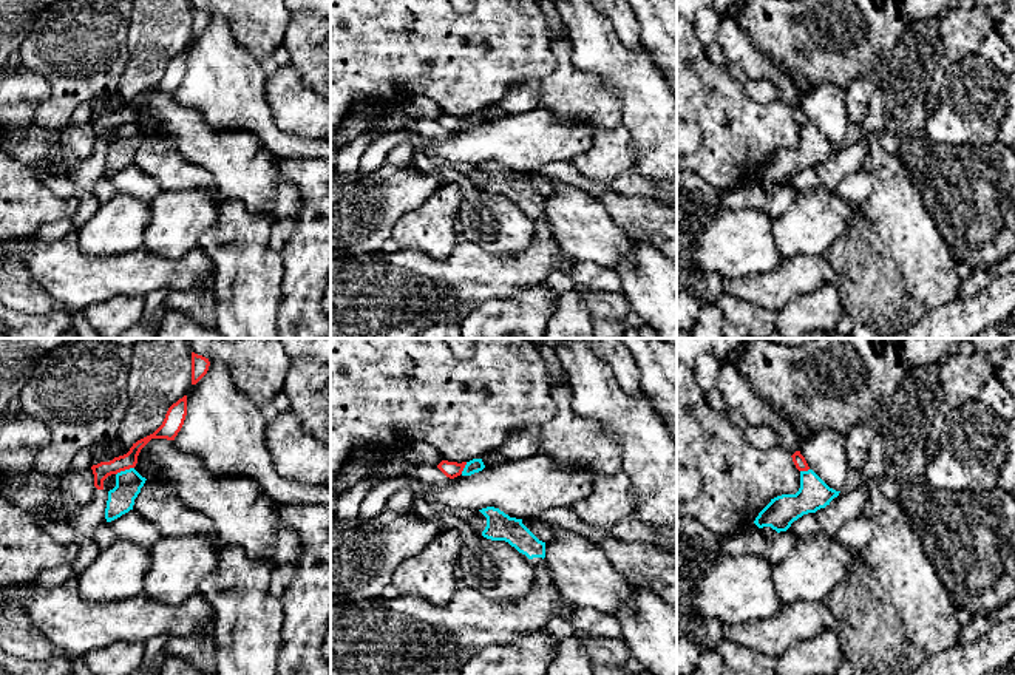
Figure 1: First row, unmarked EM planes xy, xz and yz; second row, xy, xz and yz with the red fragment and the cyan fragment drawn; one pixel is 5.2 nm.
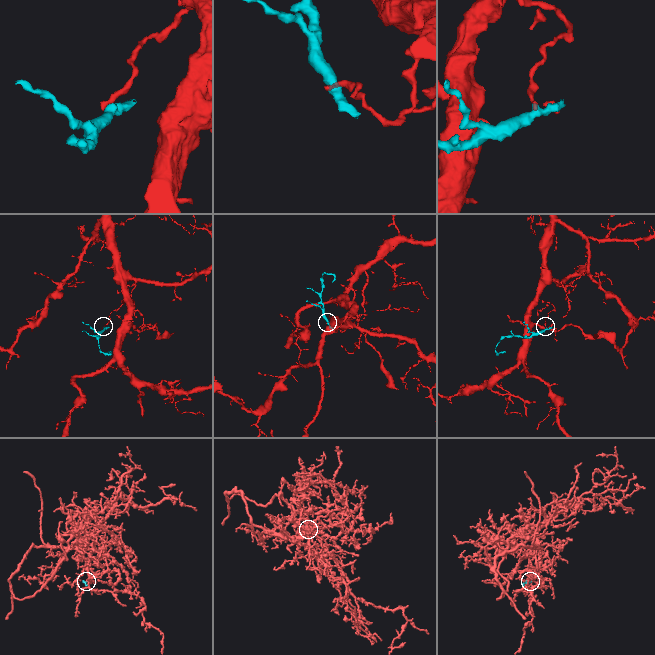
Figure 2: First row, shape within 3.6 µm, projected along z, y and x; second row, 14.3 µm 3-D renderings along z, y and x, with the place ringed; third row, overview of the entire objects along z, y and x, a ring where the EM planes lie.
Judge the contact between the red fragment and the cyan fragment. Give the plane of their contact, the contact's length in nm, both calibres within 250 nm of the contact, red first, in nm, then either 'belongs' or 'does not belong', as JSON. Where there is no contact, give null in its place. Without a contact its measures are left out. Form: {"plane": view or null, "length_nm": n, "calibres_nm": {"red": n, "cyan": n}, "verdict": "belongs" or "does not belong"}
{"plane": "xy", "length_nm": 100, "calibres_nm": {"red": 90, "cyan": 140}, "verdict": "does not belong"}

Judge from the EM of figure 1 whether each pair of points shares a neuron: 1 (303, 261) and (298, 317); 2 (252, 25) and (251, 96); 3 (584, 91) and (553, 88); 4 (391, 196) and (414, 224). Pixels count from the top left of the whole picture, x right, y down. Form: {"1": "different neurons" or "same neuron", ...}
{"1": "same neuron", "2": "different neurons", "3": "same neuron", "4": "different neurons"}

